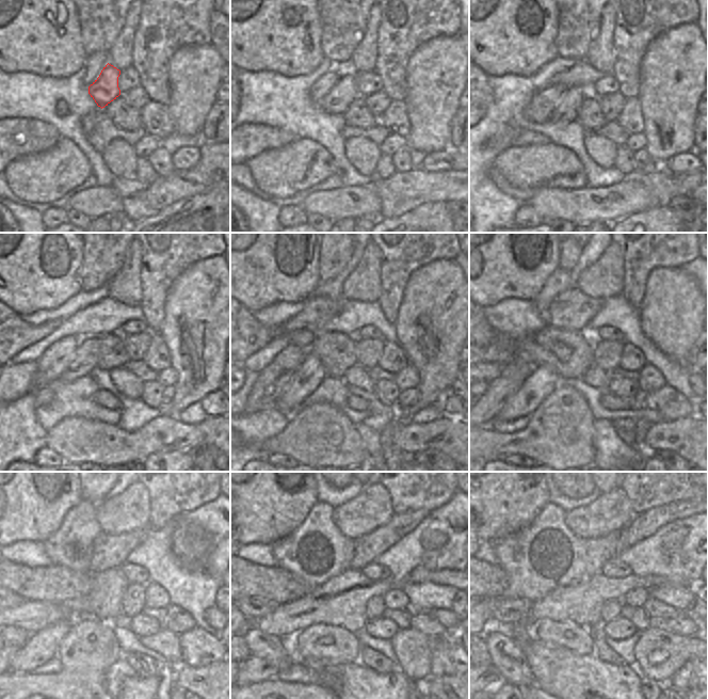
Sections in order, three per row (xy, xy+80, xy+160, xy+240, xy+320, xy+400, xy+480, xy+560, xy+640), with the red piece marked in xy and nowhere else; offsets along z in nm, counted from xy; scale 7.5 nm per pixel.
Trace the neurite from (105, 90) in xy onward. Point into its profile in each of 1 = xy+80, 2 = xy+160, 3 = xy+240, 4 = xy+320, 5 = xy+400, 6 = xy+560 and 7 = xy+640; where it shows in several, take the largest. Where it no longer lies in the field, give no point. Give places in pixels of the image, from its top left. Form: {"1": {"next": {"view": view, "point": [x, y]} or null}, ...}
{"1": {"next": {"view": "xy+80", "point": [336, 101]}}, "2": {"next": {"view": "xy+160", "point": [567, 109]}}, "3": {"next": {"view": "xy+240", "point": [84, 361]}}, "4": {"next": {"view": "xy+320", "point": [310, 372]}}, "5": {"next": {"view": "xy+400", "point": [542, 381]}}, "6": {"next": {"view": "xy+560", "point": [253, 670]}}, "7": {"next": {"view": "xy+640", "point": [491, 678]}}}

